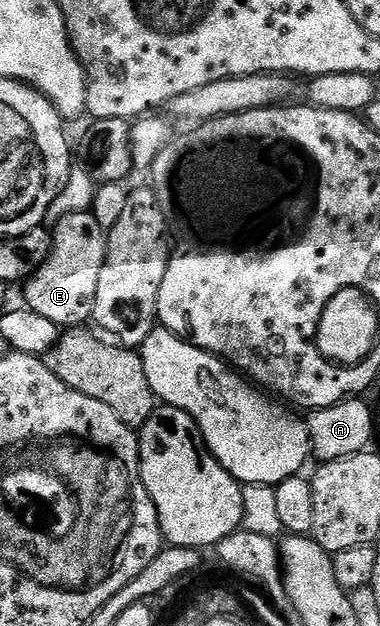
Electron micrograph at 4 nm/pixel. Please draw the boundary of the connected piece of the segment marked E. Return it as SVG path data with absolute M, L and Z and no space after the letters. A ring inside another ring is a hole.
M87 212L73 213L59 218L60 234L54 237L52 252L40 268L23 282L24 301L27 308L50 319L61 327L80 327L92 321L92 308L98 291L98 275L102 275L108 254L108 235L103 228L91 227Z

